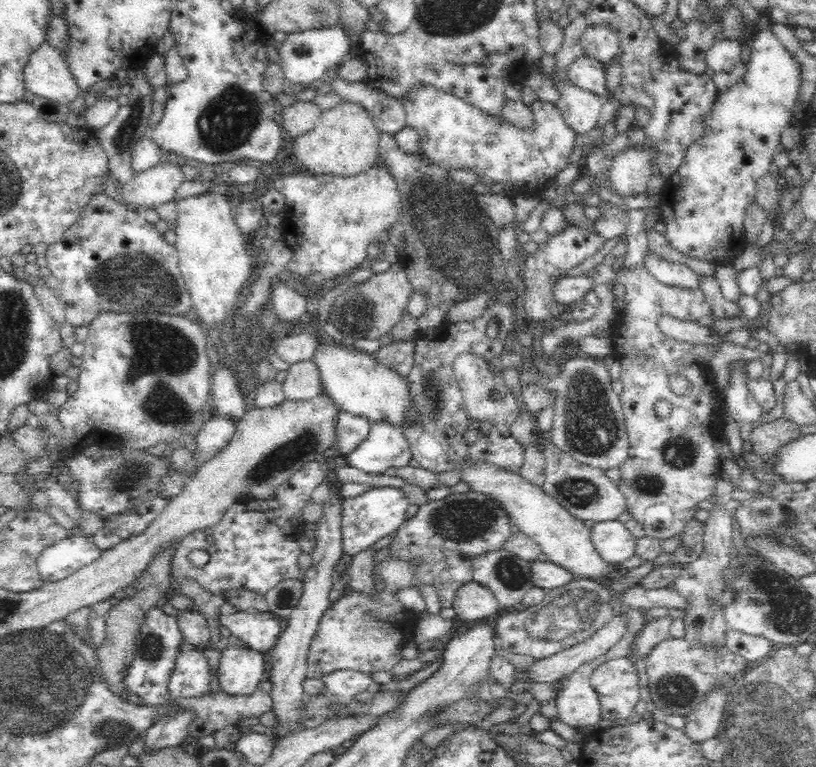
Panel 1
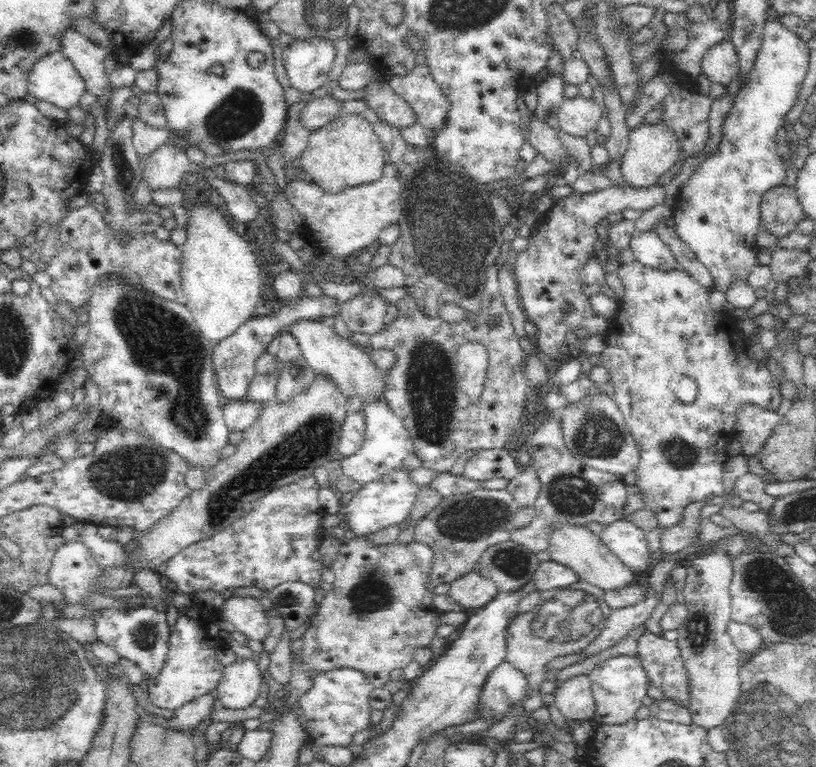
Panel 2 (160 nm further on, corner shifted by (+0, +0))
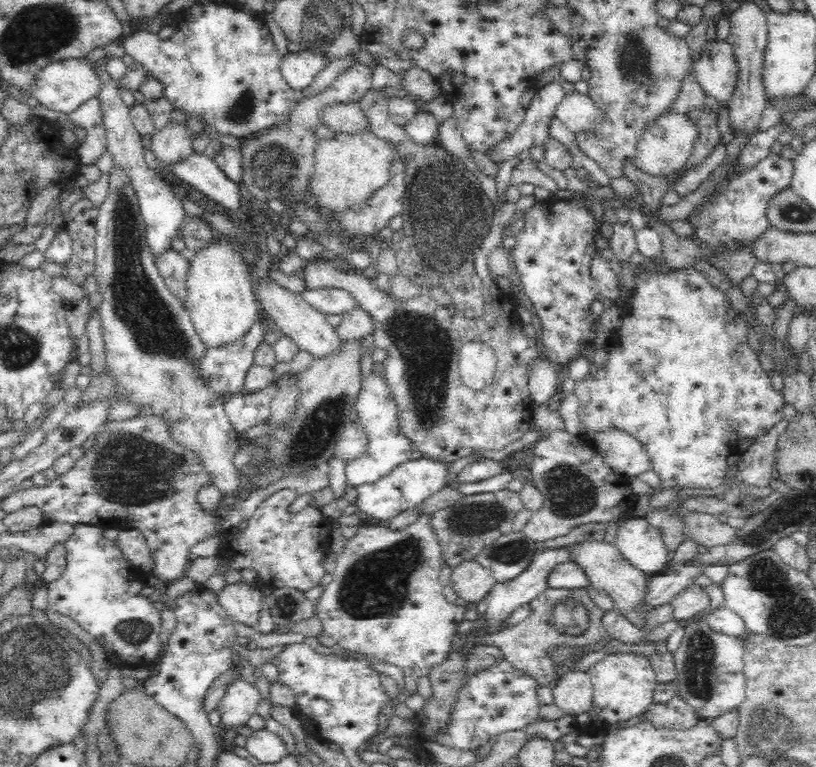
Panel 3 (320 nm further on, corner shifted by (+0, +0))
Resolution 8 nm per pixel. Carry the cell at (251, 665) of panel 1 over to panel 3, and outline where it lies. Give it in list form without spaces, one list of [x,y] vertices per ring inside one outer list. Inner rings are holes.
[[[244,676],[234,677],[217,706],[222,724],[230,727],[245,725],[250,716],[257,713],[260,699],[258,687]]]

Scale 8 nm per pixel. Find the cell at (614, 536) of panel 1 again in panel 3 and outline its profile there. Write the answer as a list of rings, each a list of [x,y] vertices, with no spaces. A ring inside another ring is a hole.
[[[631,515],[625,517],[624,524],[620,524],[620,527],[617,528],[613,545],[618,549],[620,555],[625,560],[628,560],[628,563],[631,563],[634,565],[634,568],[646,574],[662,572],[669,562],[669,550],[666,549],[658,529],[650,525],[644,517],[640,518]]]

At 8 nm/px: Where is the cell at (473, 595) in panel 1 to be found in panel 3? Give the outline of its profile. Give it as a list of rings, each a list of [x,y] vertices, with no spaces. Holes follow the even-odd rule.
[[[475,560],[467,561],[460,567],[454,568],[449,585],[469,606],[480,602],[489,592],[497,580]]]

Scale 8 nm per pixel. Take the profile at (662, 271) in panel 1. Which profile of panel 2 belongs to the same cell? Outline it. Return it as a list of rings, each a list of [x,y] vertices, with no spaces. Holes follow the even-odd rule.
[[[656,231],[634,234],[629,248],[633,250],[635,258],[641,264],[656,271],[668,273],[679,269],[672,251],[662,242]]]

